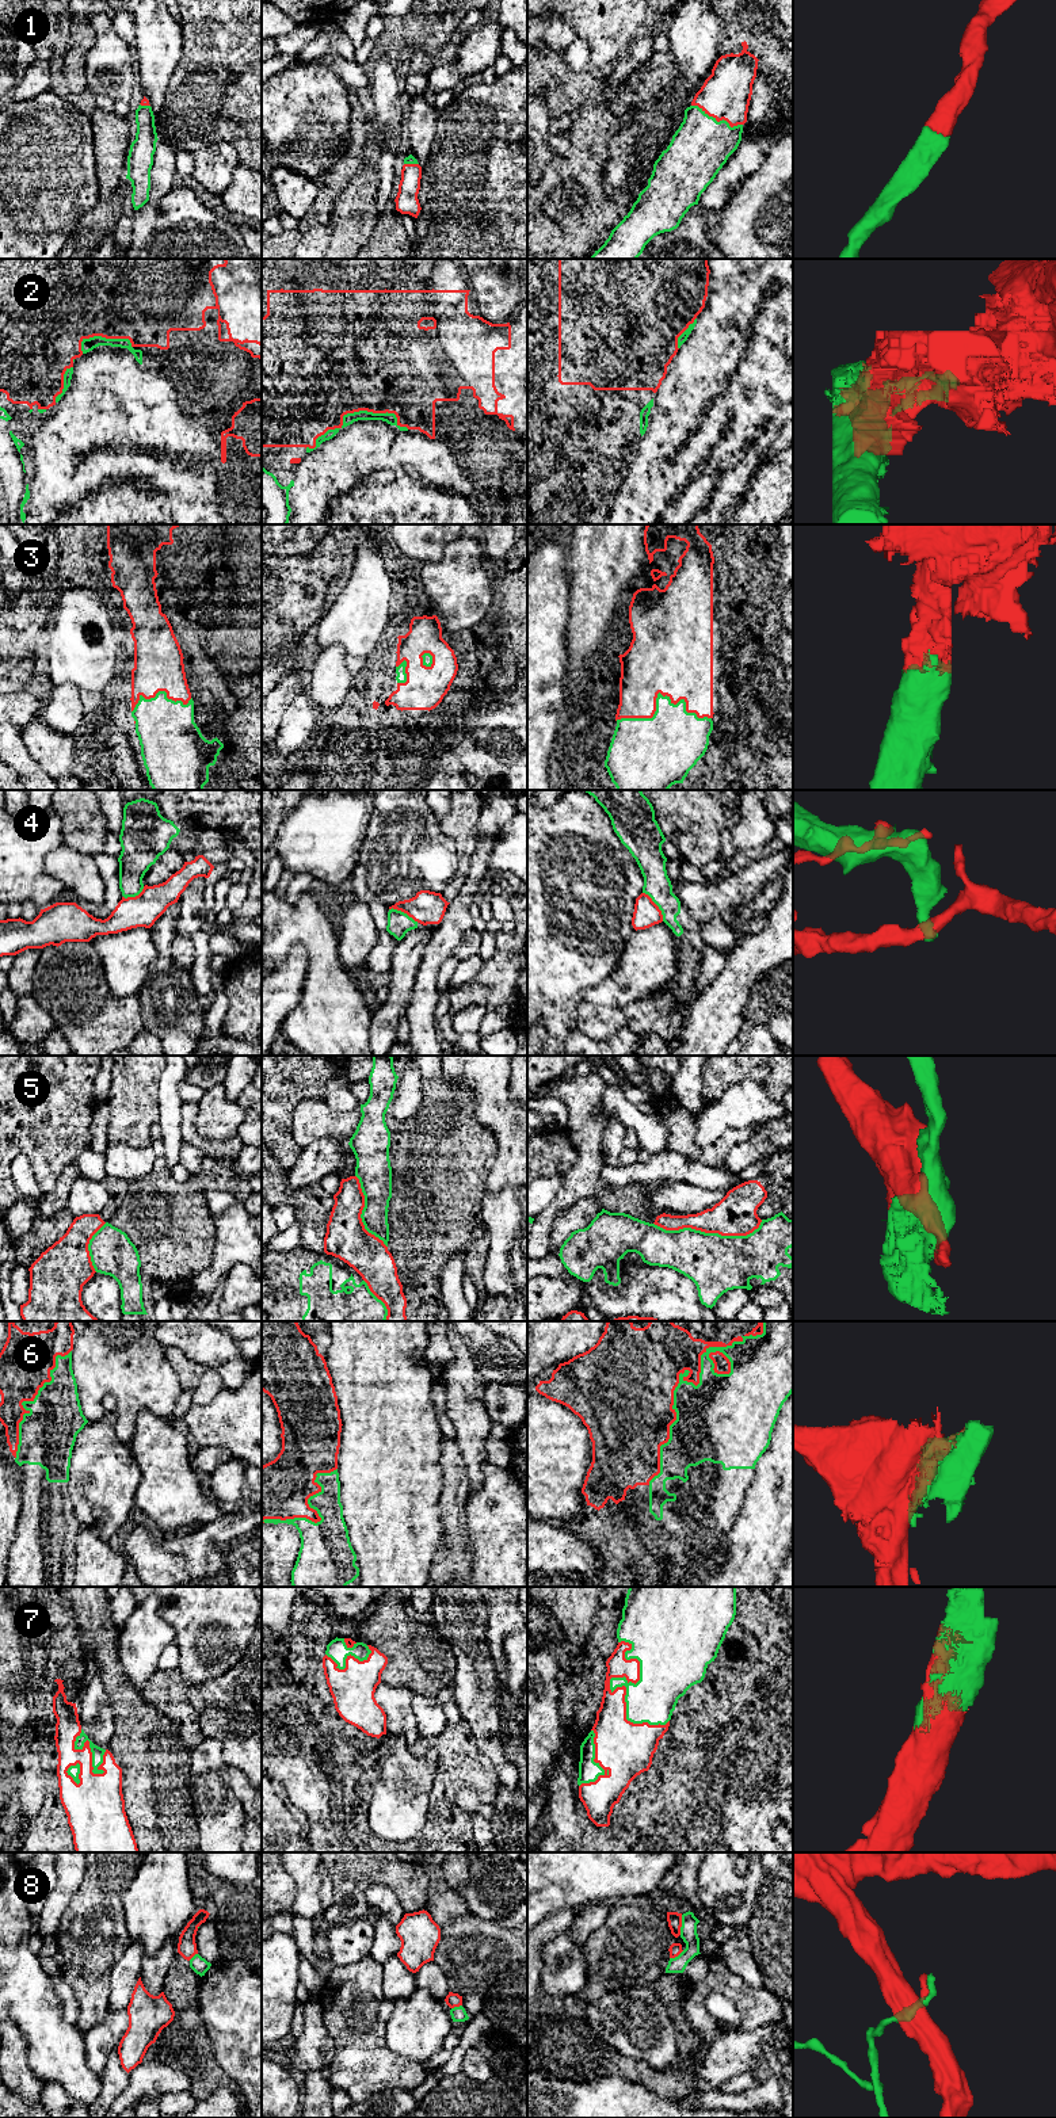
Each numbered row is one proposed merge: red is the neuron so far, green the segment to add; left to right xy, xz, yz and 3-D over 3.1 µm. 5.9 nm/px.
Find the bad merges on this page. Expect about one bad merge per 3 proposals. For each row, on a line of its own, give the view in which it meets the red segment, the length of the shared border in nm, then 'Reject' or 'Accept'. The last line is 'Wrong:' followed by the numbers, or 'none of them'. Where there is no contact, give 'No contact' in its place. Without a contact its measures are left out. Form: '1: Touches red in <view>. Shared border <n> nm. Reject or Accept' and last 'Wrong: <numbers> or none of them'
1: Touches red in yz. Shared border 320 nm. Accept
2: Touches red in xz. Shared border 650 nm. Reject
3: Touches red in yz. Shared border 550 nm. Accept
4: Touches red in yz. Shared border 220 nm. Reject
5: Touches red in yz. Shared border 650 nm. Reject
6: Touches red in yz. Shared border 1200 nm. Accept
7: Touches red in yz. Shared border 550 nm. Accept
8: Touches red in yz. Shared border 120 nm. Reject
Wrong: 2, 4, 5, 8

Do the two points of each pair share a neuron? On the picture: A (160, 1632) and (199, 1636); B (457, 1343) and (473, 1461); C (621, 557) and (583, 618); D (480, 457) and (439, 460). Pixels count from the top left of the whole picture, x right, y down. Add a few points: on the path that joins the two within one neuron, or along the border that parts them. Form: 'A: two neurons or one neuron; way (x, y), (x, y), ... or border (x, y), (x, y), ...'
A: two neurons; border (160, 1605), (159, 1614), (174, 1629), (174, 1641)
B: one neuron; way (462, 1373), (464, 1404), (471, 1419), (471, 1431)
C: one neuron; way (606, 572), (597, 582), (591, 603)
D: two neurons; border (450, 453), (458, 468), (477, 481)

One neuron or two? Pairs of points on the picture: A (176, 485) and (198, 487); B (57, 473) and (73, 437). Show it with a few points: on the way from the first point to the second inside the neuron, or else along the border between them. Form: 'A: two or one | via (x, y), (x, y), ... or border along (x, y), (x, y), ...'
A: two | border along (168, 457), (180, 464), (183, 496), (155, 499)
B: two | border along (49, 432), (57, 458), (73, 465), (72, 488)

